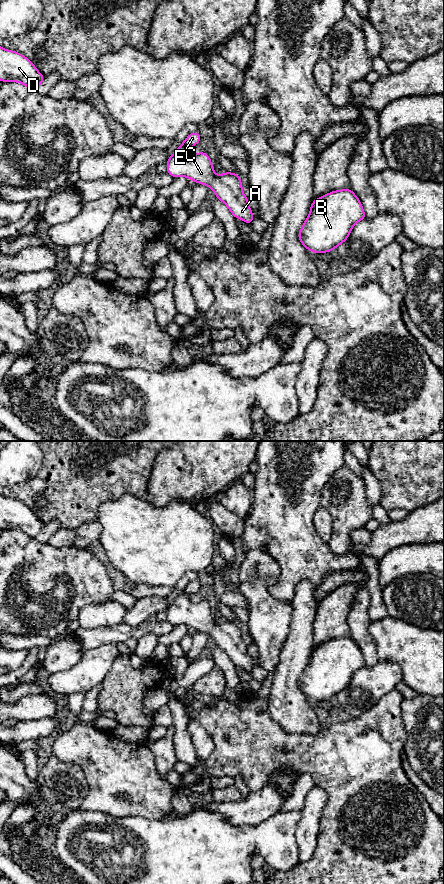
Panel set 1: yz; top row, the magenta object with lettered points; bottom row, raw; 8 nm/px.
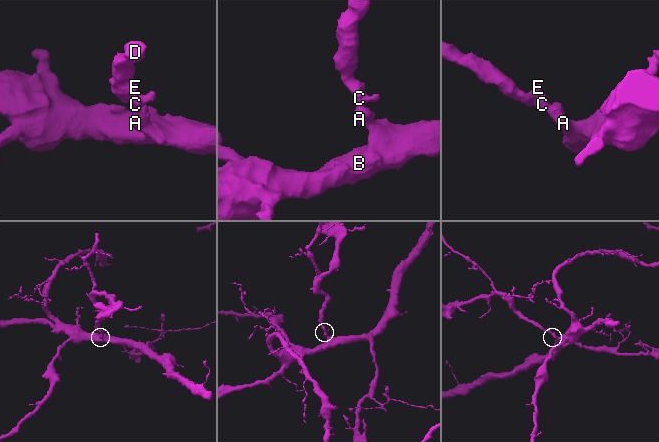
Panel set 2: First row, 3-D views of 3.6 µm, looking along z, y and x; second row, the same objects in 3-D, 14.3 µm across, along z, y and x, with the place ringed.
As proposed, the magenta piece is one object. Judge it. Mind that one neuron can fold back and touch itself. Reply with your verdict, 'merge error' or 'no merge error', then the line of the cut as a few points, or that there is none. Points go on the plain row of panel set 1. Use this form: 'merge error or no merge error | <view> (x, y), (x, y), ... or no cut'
no merge error | no cut

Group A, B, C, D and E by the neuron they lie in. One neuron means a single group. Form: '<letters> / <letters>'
A B C D E

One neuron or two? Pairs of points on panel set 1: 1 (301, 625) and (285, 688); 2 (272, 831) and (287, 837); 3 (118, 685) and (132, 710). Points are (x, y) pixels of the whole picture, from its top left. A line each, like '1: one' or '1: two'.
1: one
2: one
3: one

